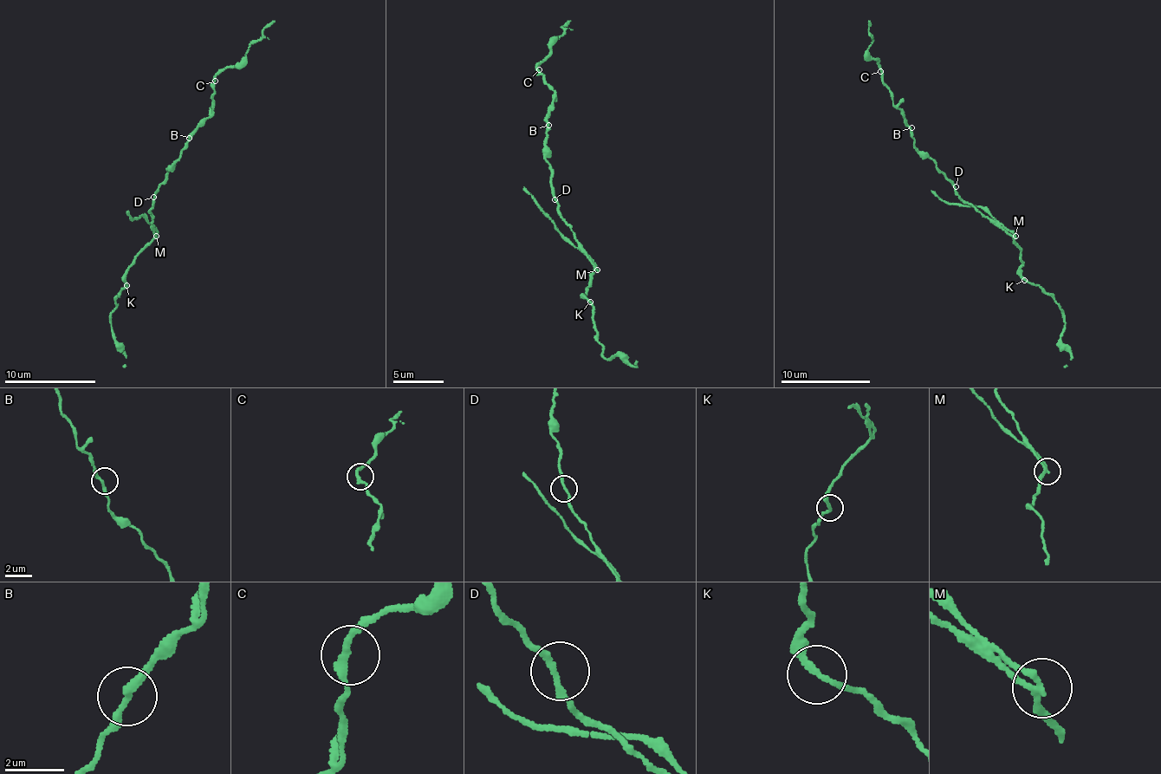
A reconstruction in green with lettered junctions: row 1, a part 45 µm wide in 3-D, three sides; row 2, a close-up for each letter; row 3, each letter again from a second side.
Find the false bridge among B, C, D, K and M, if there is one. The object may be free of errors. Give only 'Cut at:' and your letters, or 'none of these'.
Cut at: M

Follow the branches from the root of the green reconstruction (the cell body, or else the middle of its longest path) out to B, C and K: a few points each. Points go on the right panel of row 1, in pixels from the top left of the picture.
B: (954, 186), (937, 165), (913, 143), (911, 127)
C: (954, 186), (937, 165), (913, 143), (911, 126), (893, 103), (893, 94), (882, 81), (880, 71)
K: (954, 186), (954, 191), (964, 201), (969, 201), (1012, 237), (1021, 251), (1021, 267), (1024, 280)

